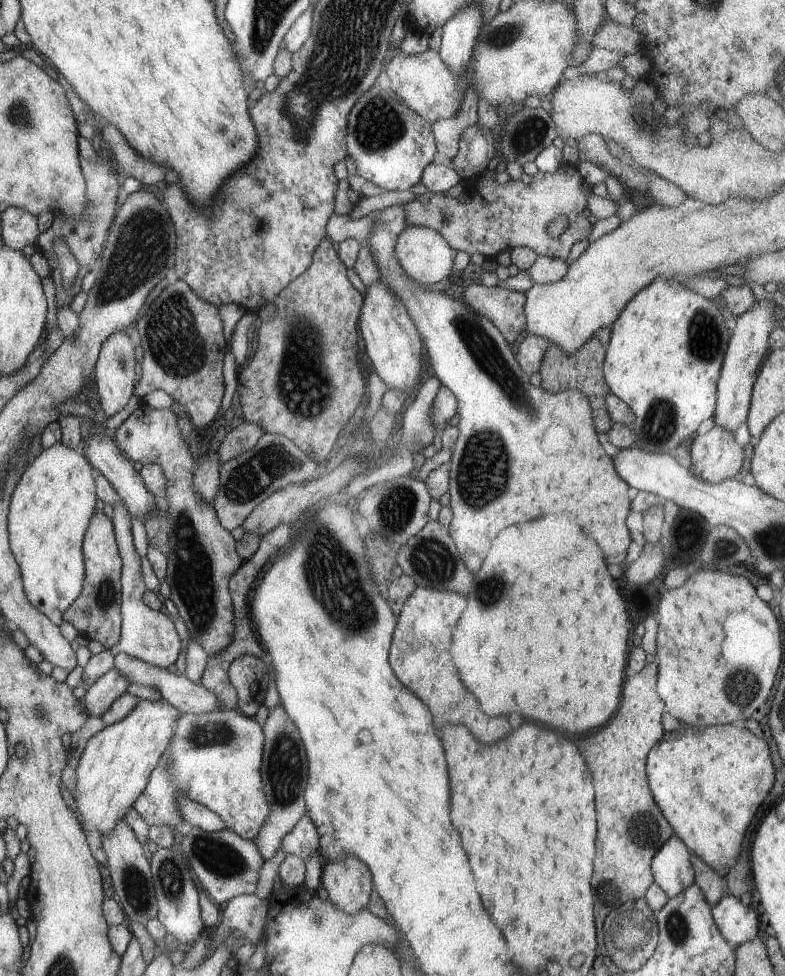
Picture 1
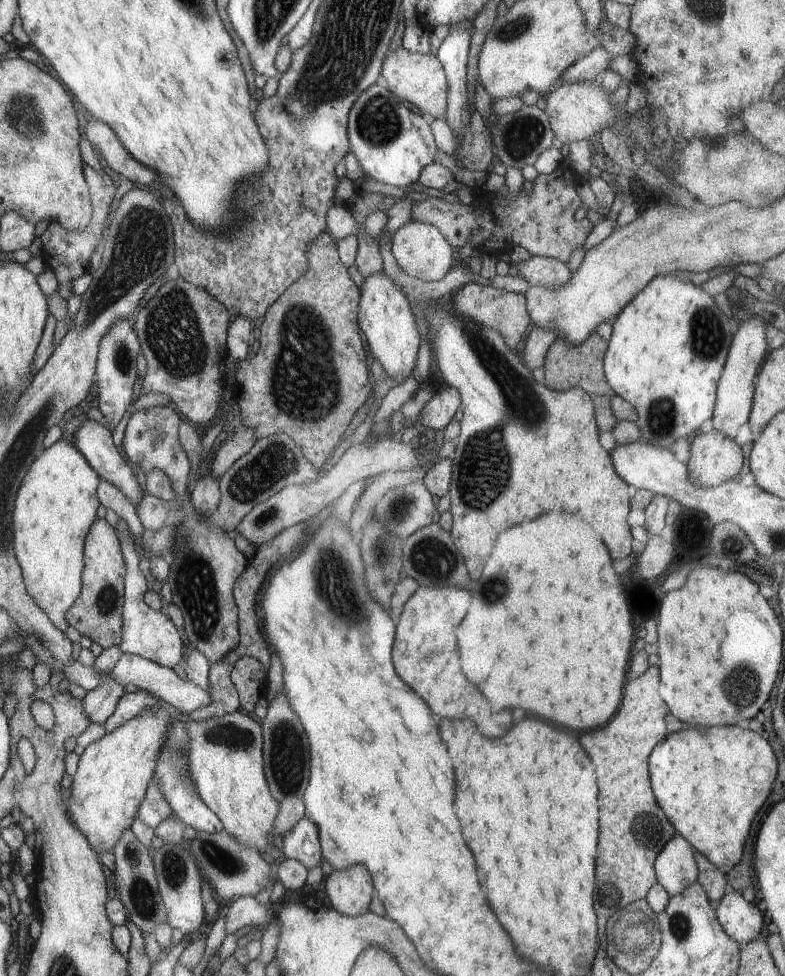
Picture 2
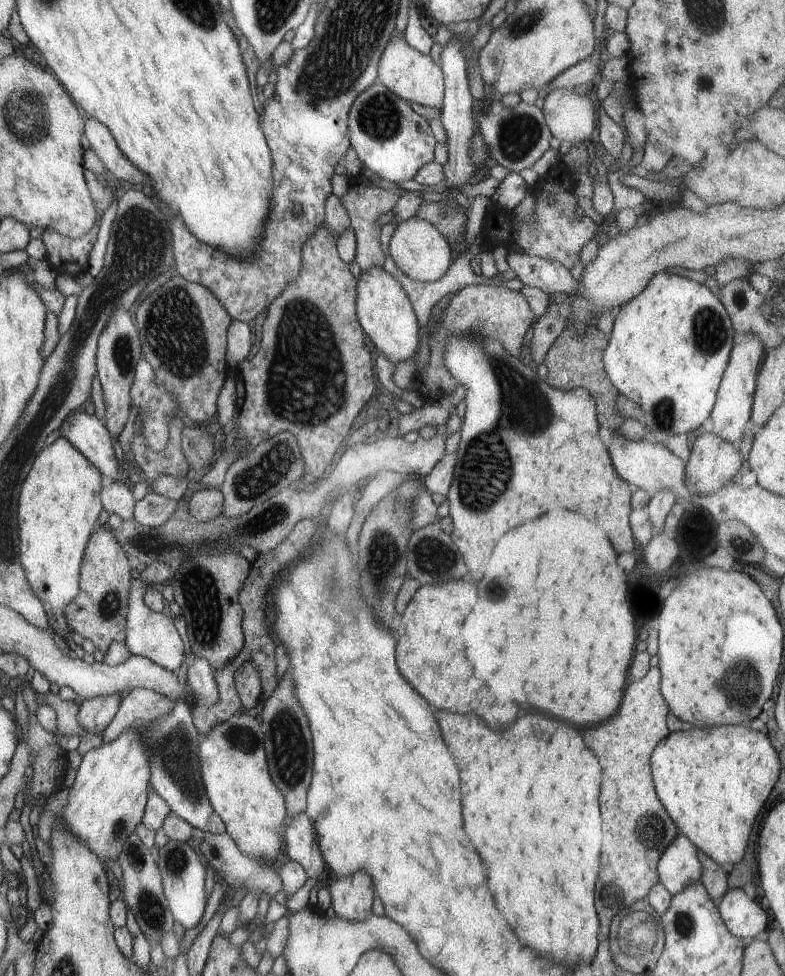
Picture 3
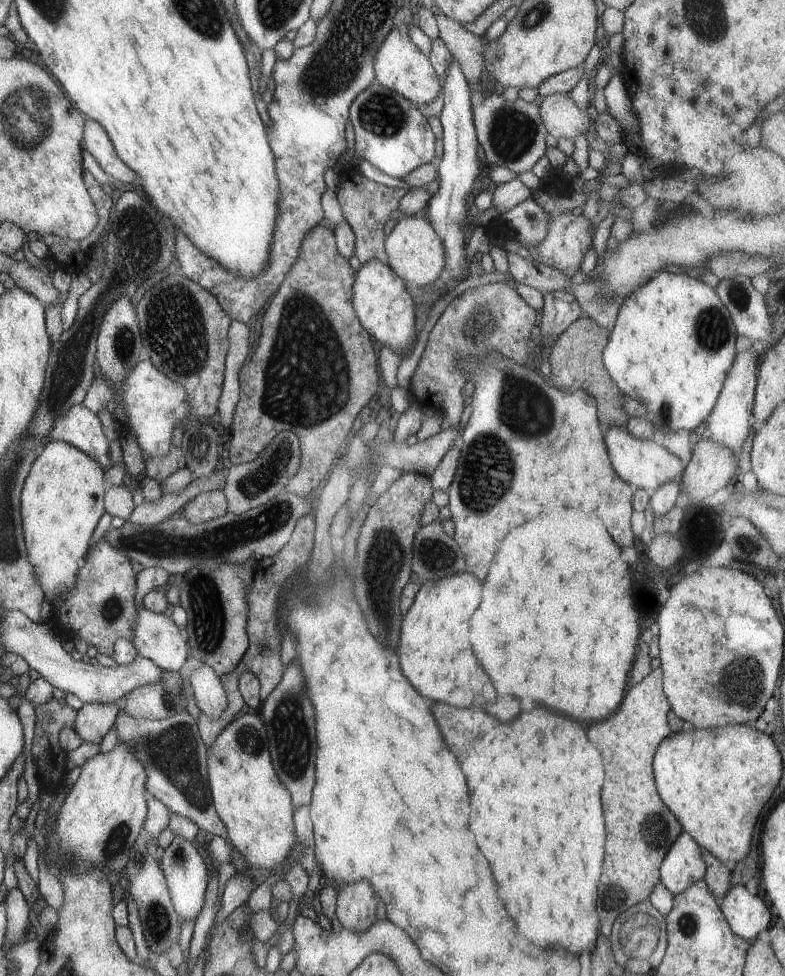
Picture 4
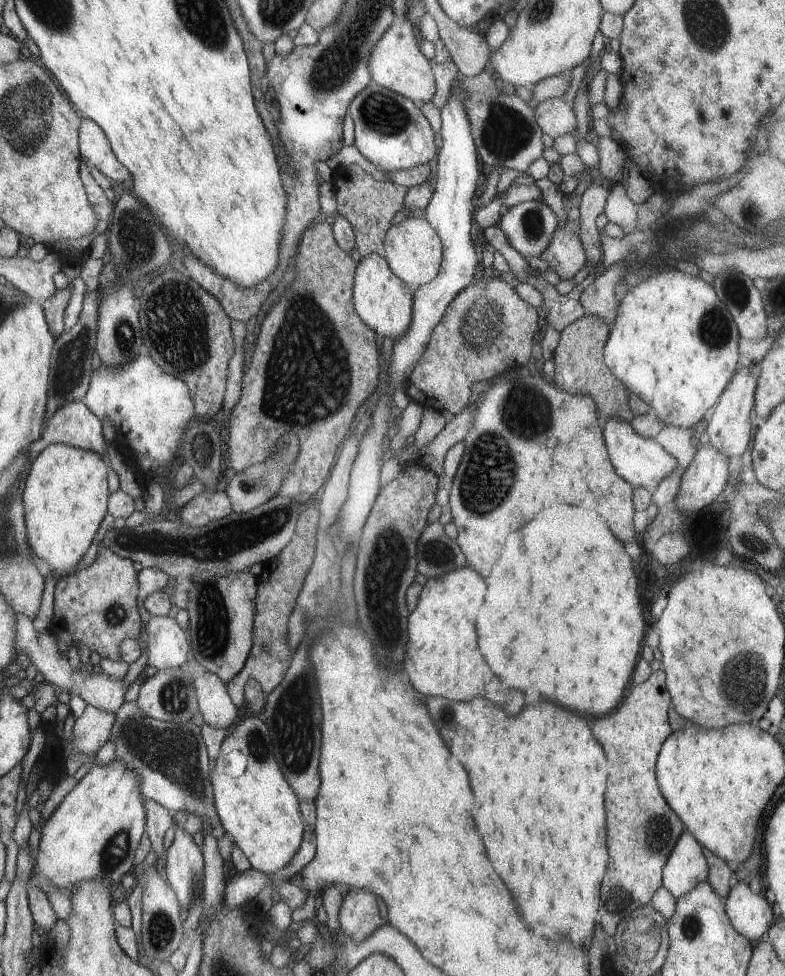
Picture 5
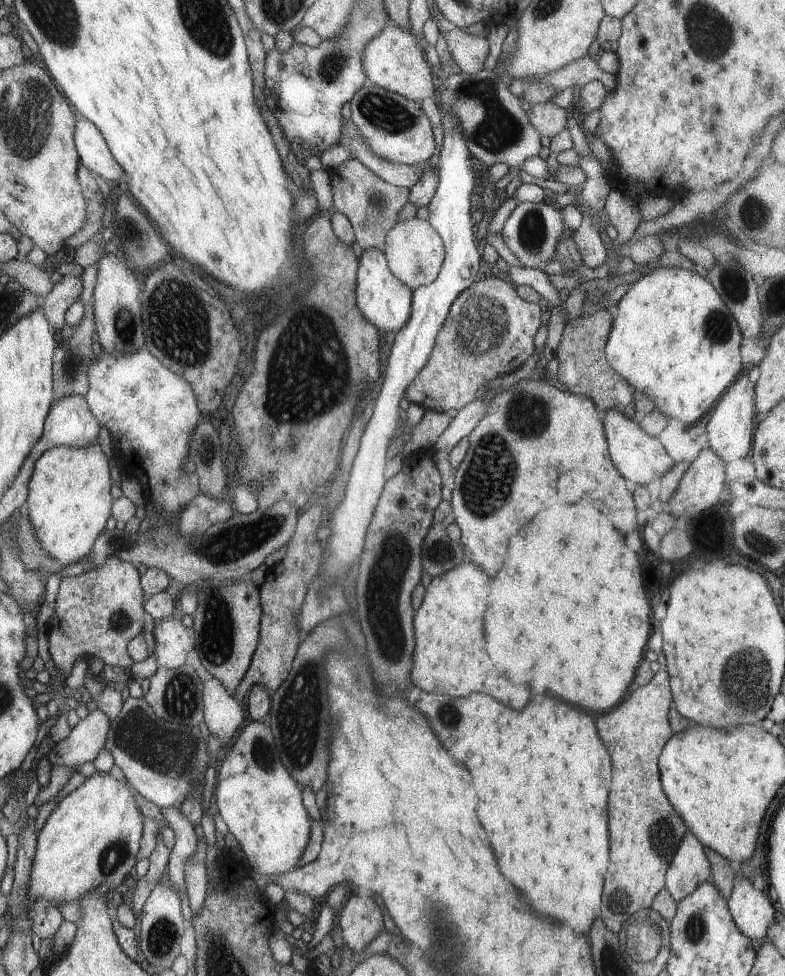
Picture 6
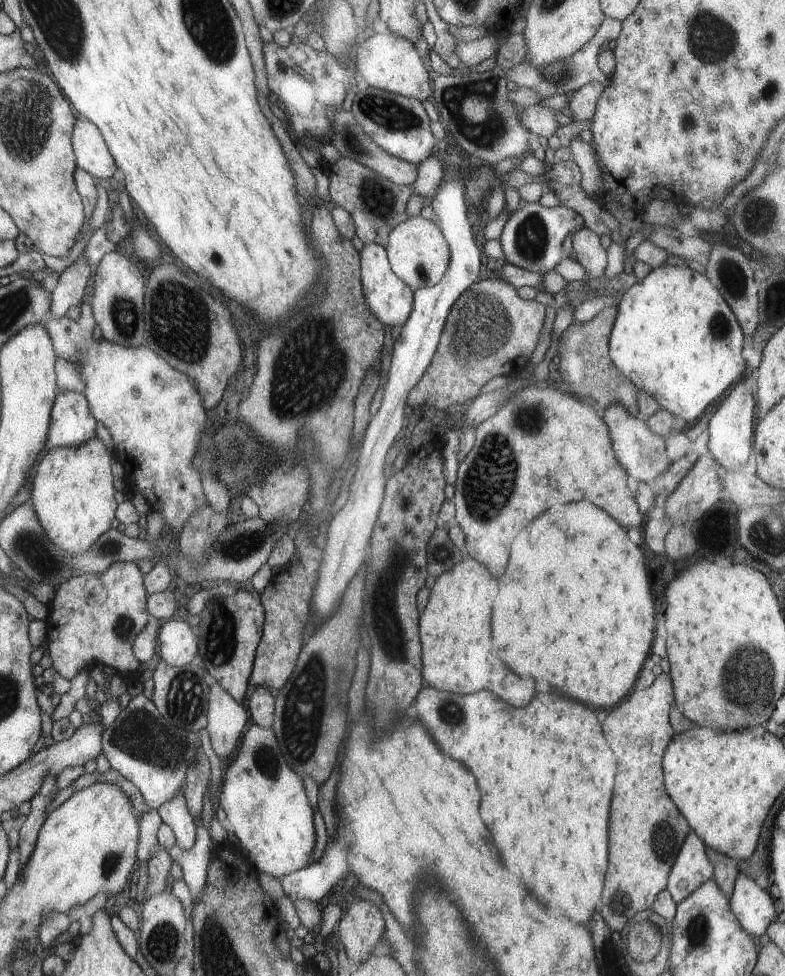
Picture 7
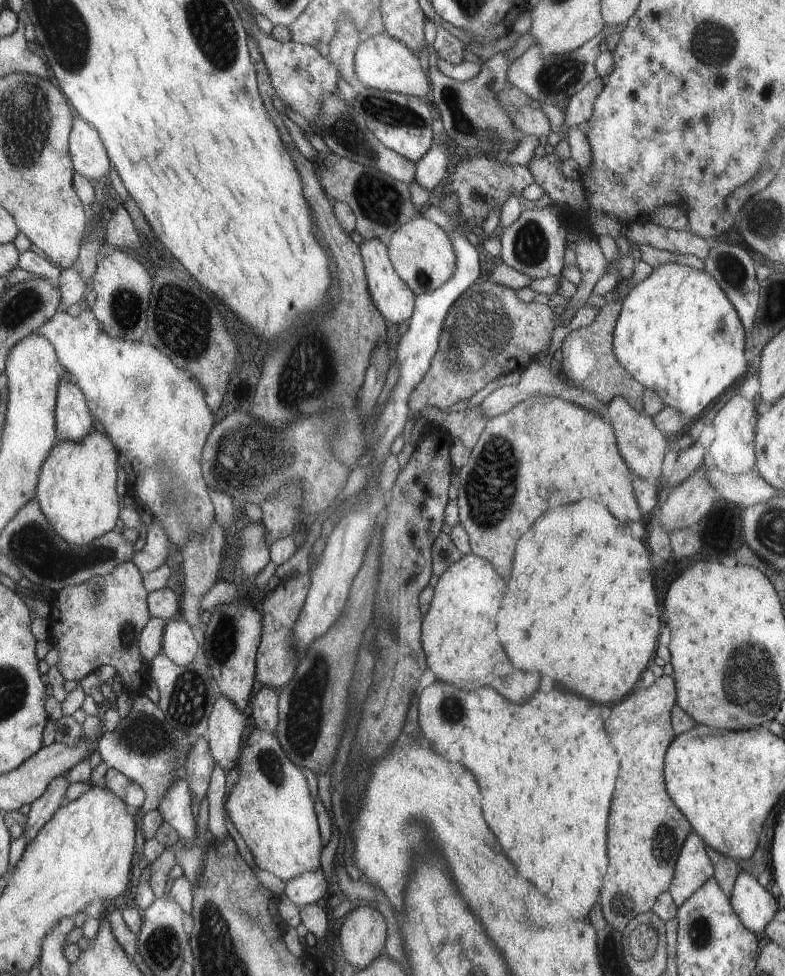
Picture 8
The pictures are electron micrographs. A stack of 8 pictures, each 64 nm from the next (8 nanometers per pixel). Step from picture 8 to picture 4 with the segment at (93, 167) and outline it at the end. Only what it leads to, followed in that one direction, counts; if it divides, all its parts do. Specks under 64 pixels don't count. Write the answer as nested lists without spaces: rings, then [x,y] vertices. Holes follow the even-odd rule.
[[[85,119],[82,130],[83,149],[87,150],[99,168],[117,184],[126,186],[127,182],[137,182],[137,176],[116,155],[112,142],[104,128],[93,119]]]

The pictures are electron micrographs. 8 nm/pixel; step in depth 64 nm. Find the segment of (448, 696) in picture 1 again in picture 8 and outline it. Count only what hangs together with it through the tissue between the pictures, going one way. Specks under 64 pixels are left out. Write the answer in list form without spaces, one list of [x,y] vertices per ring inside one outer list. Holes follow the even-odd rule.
[[[475,554],[462,555],[443,572],[435,588],[427,612],[420,623],[420,642],[425,664],[435,681],[471,692],[489,684],[511,702],[523,702],[539,686],[539,674],[515,672],[503,654],[499,666],[499,644],[495,638],[495,614],[503,596],[505,582],[487,560]]]

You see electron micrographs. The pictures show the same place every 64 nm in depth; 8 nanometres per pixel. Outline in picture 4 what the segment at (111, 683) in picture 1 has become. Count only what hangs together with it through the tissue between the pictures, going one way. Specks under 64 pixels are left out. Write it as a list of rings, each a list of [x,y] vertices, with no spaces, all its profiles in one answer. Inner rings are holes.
[[[83,703],[75,715],[72,730],[82,742],[99,744],[105,733],[113,728],[116,714],[119,711],[120,706],[115,703],[108,705]]]

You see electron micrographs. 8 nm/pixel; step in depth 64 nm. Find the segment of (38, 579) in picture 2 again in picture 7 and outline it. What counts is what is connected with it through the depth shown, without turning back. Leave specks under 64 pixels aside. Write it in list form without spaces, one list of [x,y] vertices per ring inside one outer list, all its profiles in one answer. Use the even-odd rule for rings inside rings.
[[[91,437],[79,446],[51,447],[41,454],[37,466],[34,466],[33,478],[29,484],[32,507],[39,524],[44,528],[49,541],[58,546],[61,551],[70,555],[82,553],[102,533],[109,529],[115,516],[117,503],[113,494],[113,477],[111,477],[111,460],[113,454],[108,452],[103,442],[97,437]]]

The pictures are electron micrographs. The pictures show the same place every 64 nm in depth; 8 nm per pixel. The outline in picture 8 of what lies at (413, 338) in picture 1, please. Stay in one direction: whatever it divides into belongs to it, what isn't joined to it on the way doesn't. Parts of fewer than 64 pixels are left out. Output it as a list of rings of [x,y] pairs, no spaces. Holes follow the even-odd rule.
[[[363,240],[358,246],[362,258],[364,275],[366,276],[367,290],[372,303],[377,311],[387,322],[400,324],[407,320],[414,307],[414,294],[409,290],[407,284],[397,276],[388,257],[387,247],[380,240]]]

